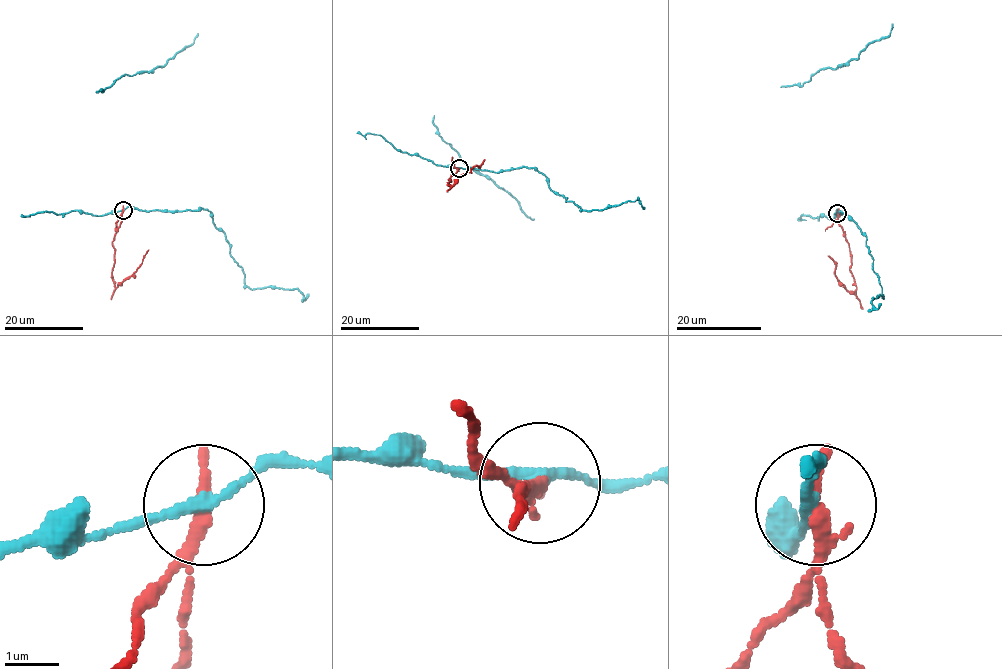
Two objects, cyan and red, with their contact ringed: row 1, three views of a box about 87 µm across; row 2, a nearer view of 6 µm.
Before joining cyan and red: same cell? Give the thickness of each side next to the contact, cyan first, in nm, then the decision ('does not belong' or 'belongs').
190/320 nm | does not belong

